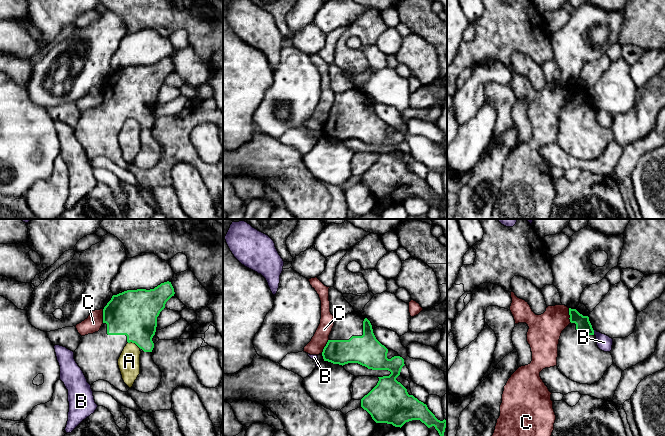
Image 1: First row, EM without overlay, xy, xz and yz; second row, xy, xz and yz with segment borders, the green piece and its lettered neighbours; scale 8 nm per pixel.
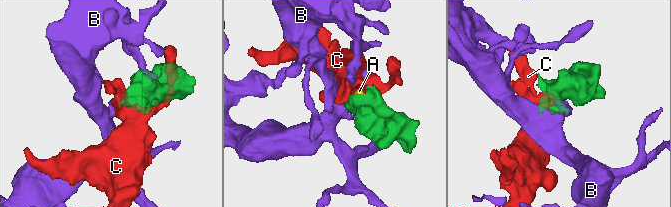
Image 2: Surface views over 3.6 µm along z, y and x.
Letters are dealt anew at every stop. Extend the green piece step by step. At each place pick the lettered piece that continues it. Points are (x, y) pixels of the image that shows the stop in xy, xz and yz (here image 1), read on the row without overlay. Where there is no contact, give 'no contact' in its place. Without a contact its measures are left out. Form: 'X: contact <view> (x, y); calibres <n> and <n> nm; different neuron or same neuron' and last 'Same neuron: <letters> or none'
A: contact xy (134, 118); calibres 380 and 180 nm; different neuron
B: contact yz (593, 108); calibres 110 and 120 nm; different neuron
C: contact yz (569, 90); calibres 110 and 260 nm; different neuron
Same neuron: none

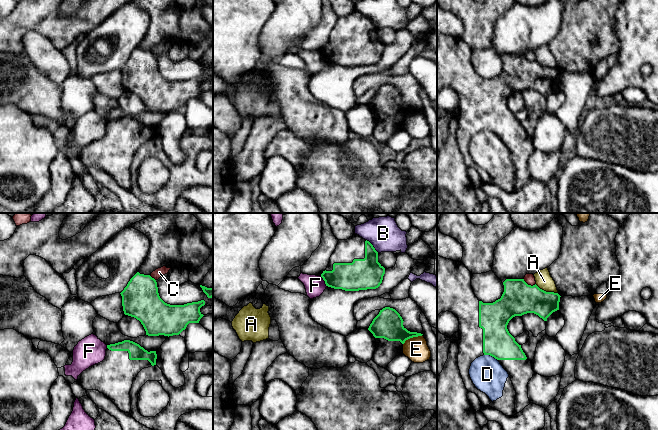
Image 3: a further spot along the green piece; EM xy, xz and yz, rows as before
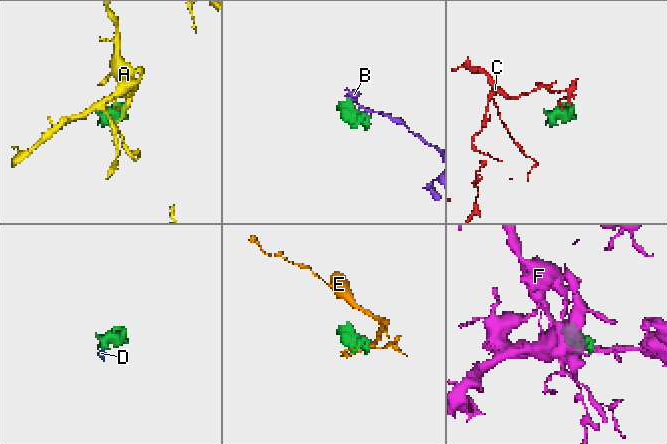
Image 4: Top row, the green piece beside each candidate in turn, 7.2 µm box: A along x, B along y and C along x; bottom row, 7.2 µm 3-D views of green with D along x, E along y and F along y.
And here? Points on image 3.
A: contact yz (545, 67); calibres 260 and 140 nm; different neuron
B: contact xz (372, 22); calibres 260 and 220 nm; different neuron
C: contact yz (529, 61); calibres 260 and 80 nm; different neuron
D: contact yz (491, 131); calibres 240 and 280 nm; different neuron
E: contact xz (412, 113); calibres 240 and 190 nm; different neuron
F: contact xz (324, 56); calibres 220 and 160 nm; different neuron
Same neuron: none

